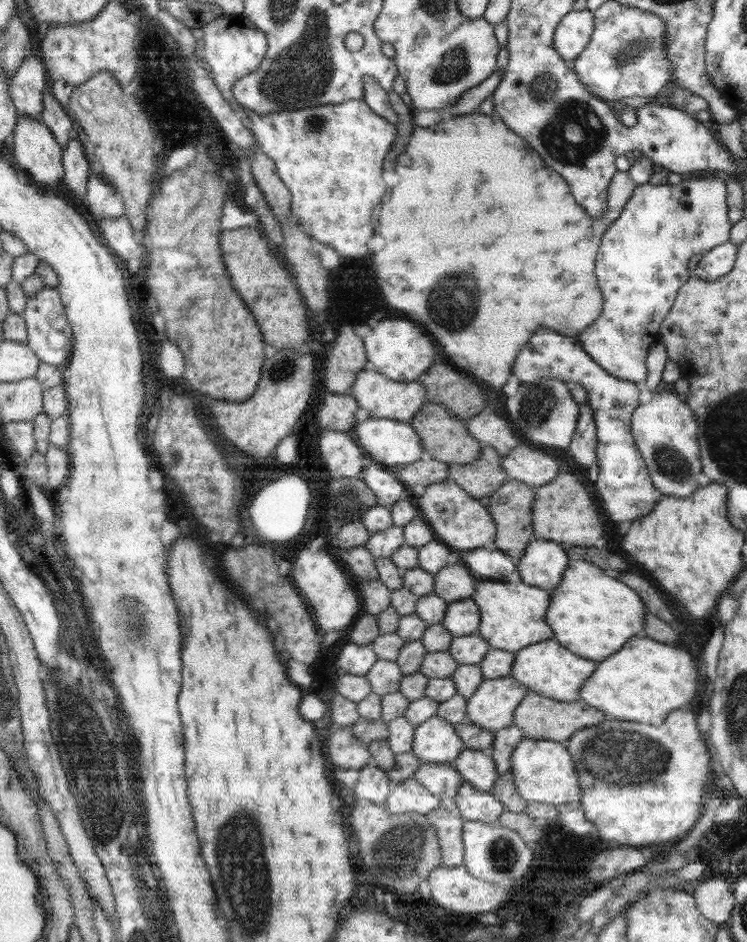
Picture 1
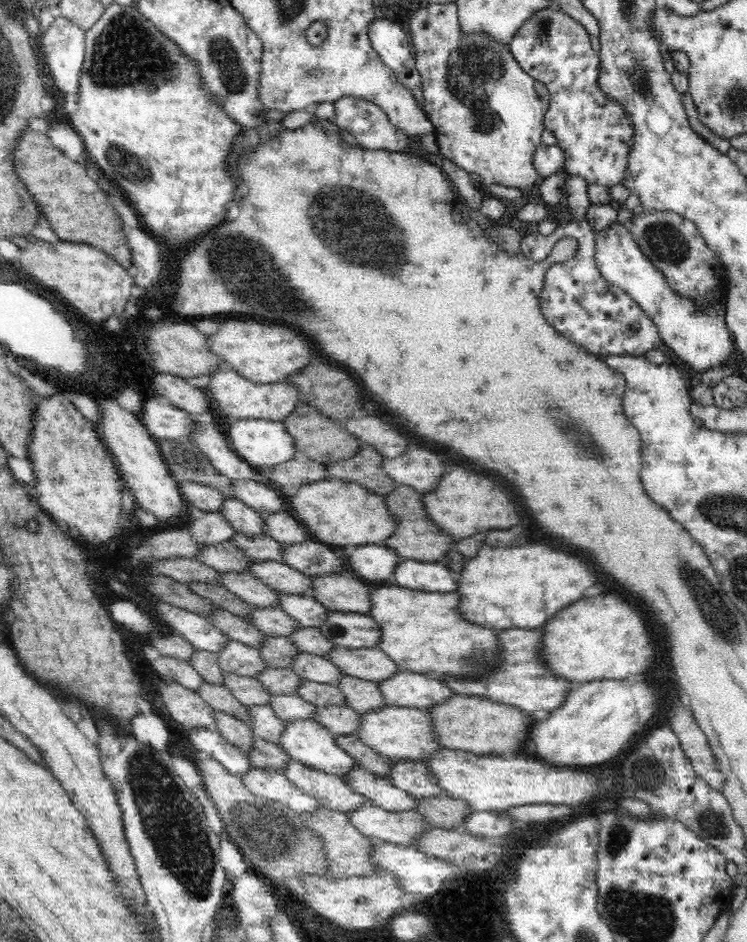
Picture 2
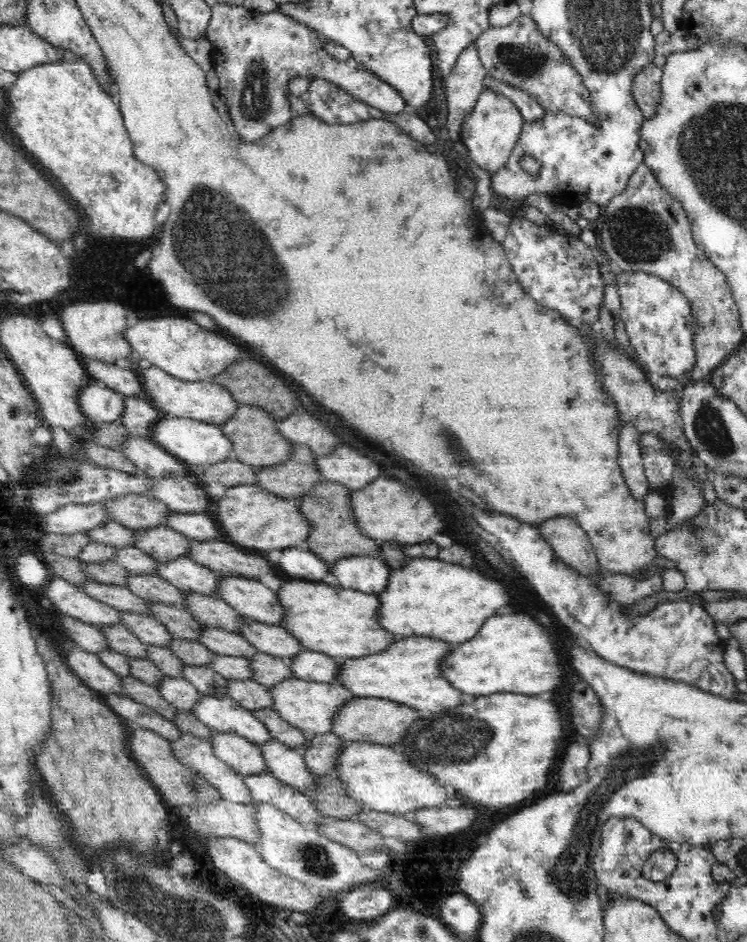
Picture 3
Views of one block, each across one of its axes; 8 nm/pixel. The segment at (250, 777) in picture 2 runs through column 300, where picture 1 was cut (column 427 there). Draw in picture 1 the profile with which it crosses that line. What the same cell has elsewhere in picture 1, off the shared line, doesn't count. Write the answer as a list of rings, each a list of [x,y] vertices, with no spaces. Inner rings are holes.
[[[413,776],[402,782],[392,783],[390,790],[384,802],[384,807],[390,814],[425,814],[440,806],[441,799],[430,794]]]

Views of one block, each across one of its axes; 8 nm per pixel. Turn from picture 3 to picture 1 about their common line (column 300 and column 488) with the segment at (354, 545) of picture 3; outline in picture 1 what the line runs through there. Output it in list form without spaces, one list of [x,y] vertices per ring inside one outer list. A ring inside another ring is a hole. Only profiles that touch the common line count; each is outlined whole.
[[[510,479],[500,485],[486,500],[485,507],[496,525],[496,548],[518,564],[528,541],[533,538],[532,505],[535,492],[532,486],[521,480]]]

